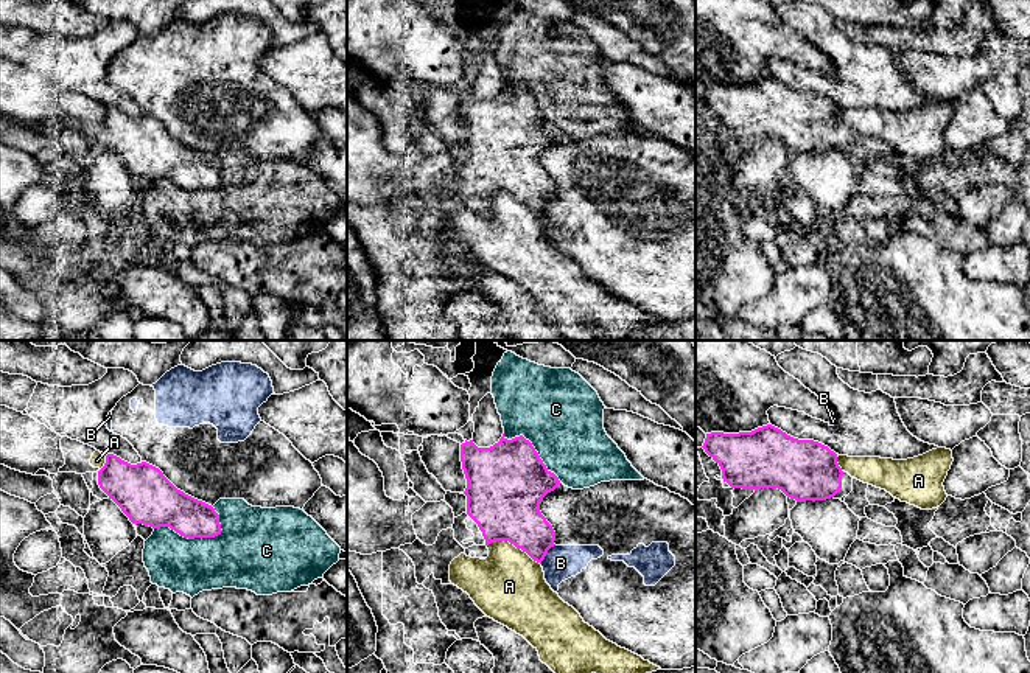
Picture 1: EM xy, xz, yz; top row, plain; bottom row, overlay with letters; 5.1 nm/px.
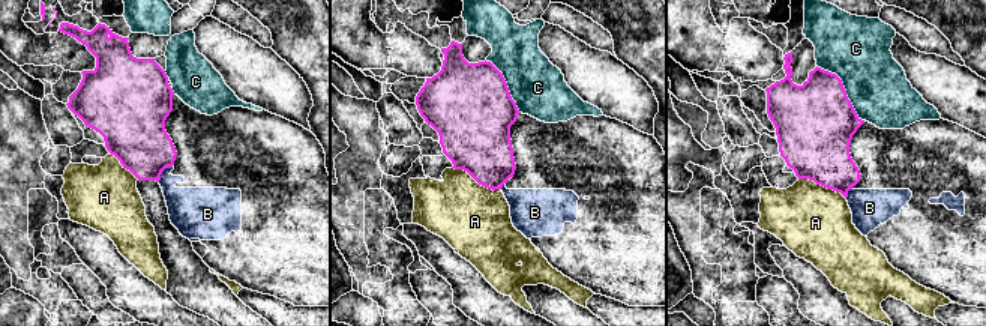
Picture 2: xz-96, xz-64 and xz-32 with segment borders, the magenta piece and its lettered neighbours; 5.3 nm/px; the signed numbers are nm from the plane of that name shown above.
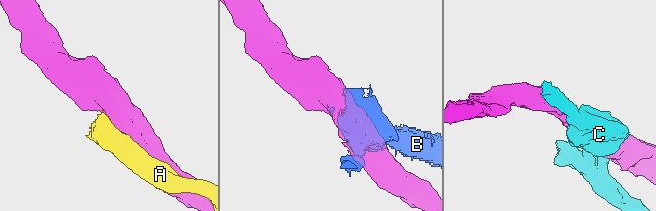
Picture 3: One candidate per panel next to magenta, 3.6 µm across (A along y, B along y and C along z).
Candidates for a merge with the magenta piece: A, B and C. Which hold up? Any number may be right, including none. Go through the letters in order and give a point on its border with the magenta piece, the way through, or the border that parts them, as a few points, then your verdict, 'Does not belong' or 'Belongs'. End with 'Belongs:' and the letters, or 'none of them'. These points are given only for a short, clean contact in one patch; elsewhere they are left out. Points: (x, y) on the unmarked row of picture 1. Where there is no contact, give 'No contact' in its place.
A: Touches magenta at xz (514, 196). Does not belong
B: Touches magenta at xz (546, 204). Does not belong
C: Touches magenta at xy (189, 190). Does not belong
Belongs: none of them

